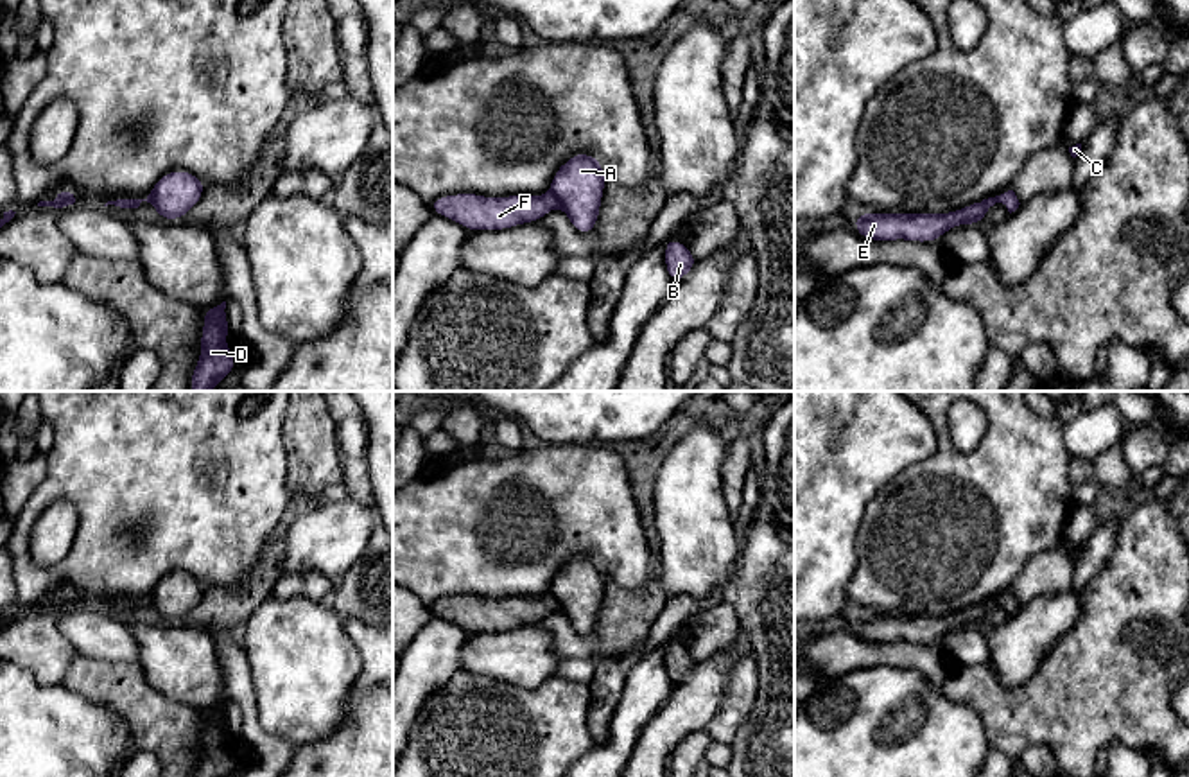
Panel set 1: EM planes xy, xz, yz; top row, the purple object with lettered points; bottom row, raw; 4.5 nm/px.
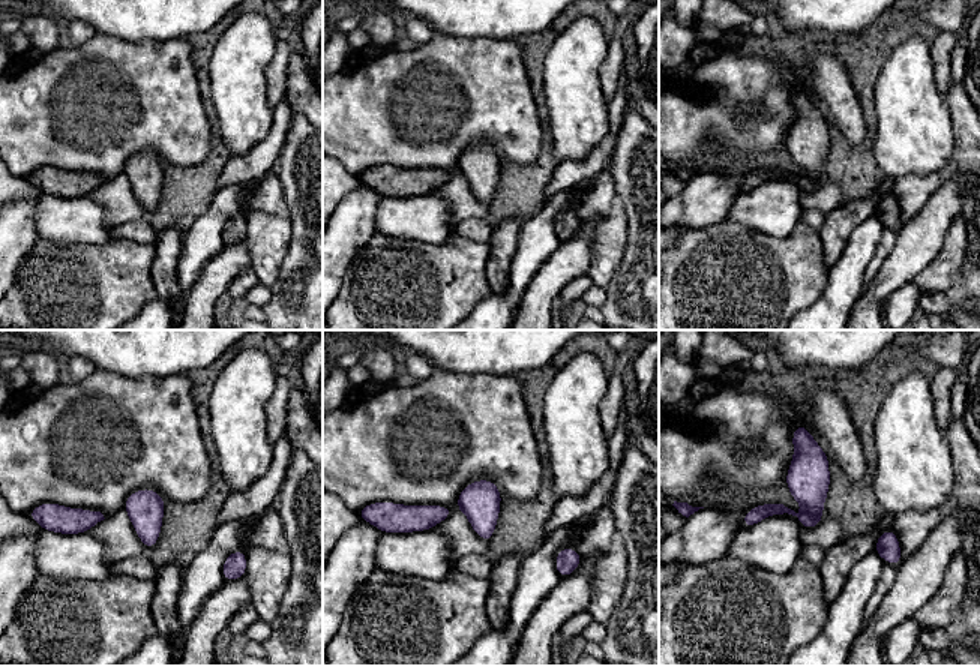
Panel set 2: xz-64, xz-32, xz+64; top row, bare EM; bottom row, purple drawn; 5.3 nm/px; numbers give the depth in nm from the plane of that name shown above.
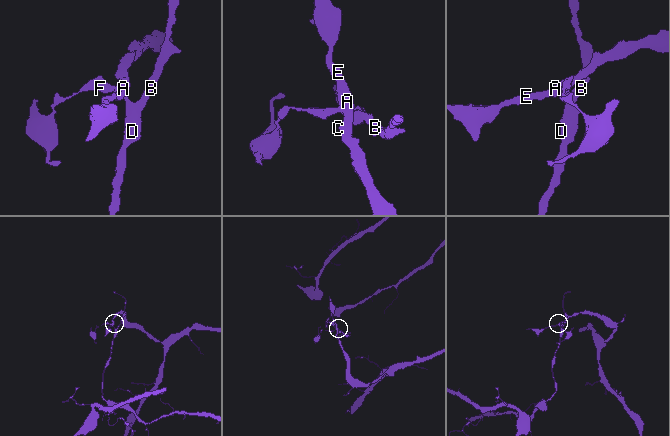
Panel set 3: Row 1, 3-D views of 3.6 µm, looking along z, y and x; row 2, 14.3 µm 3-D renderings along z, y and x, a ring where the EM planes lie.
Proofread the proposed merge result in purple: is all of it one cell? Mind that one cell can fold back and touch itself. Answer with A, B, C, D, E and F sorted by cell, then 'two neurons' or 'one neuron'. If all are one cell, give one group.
A C E / B D F; two neurons

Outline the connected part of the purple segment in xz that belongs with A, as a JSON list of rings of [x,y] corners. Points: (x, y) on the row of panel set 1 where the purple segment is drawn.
[[[579,153],[551,181],[549,196],[581,233],[595,230],[604,190],[604,170],[595,156]]]

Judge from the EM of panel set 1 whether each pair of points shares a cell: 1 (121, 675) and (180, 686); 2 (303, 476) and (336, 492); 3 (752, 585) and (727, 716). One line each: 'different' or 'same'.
1: different
2: different
3: different

